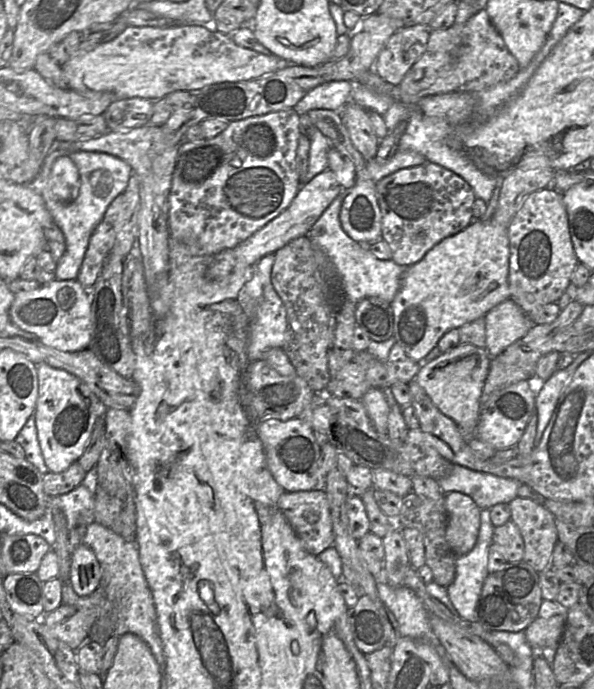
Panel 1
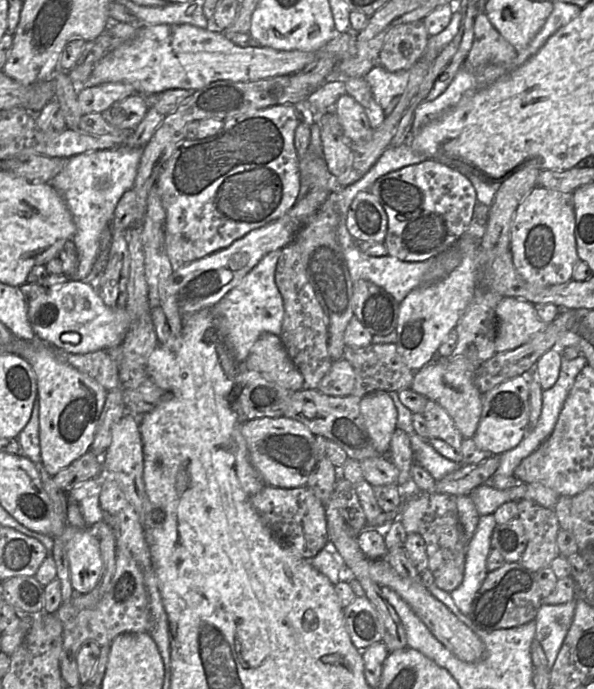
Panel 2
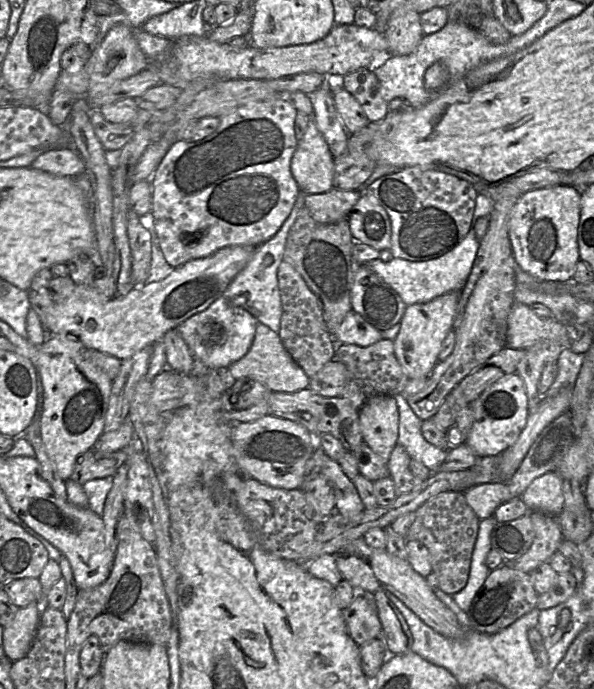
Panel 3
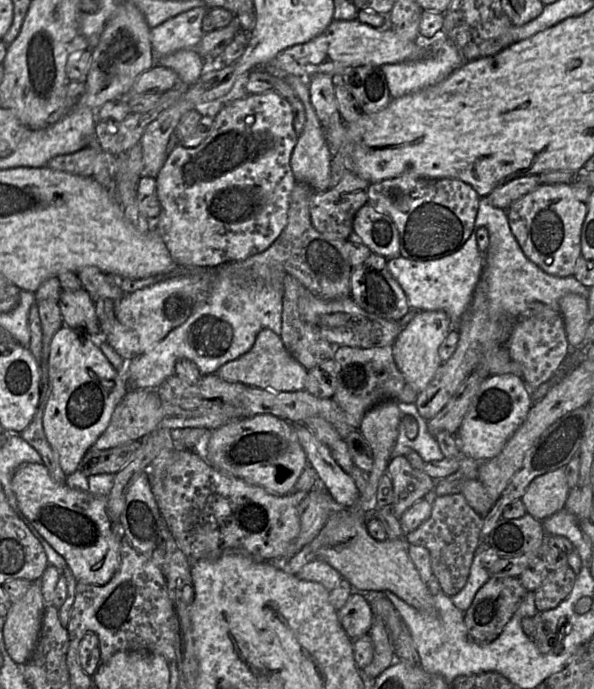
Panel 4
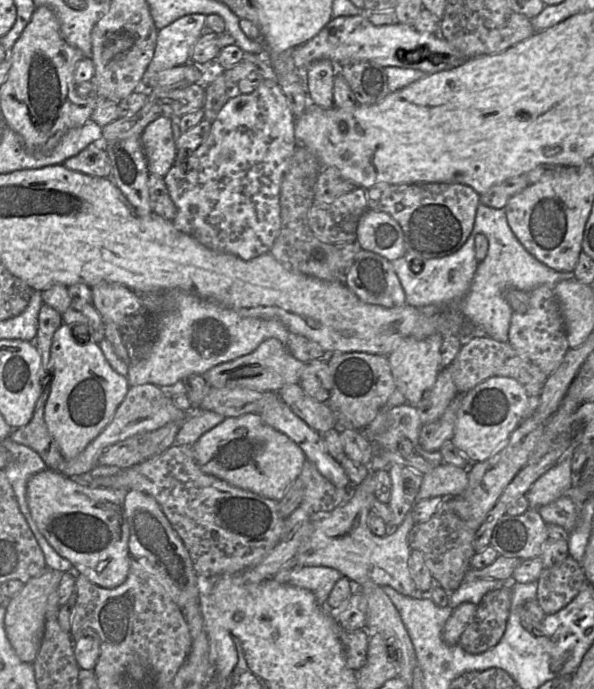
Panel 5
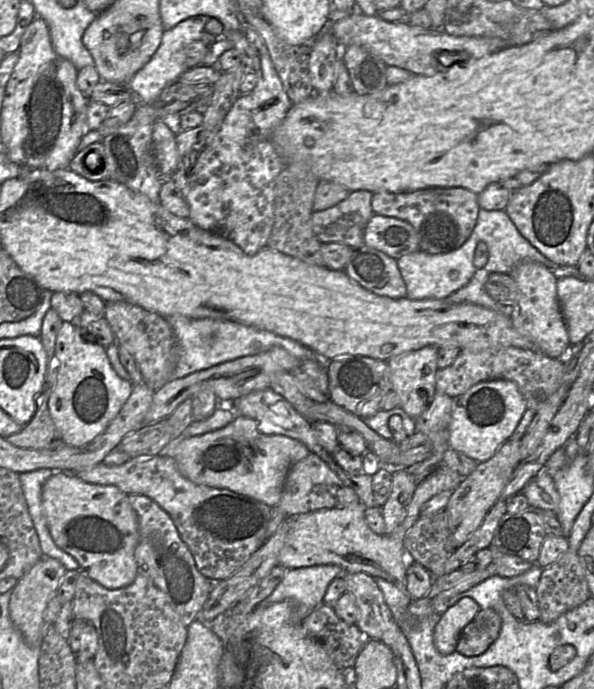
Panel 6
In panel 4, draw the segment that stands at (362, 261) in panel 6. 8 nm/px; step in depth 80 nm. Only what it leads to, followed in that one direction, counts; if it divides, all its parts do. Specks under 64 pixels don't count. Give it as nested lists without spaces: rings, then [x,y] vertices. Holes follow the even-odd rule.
[[[371,254],[350,276],[350,298],[368,313],[390,321],[400,321],[410,310],[407,297],[387,268],[388,260]]]

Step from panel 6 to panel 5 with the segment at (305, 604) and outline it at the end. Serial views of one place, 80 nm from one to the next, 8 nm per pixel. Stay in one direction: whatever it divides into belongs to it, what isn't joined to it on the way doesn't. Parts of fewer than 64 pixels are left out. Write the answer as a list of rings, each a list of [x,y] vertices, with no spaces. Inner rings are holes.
[[[304,566],[295,570],[288,584],[311,591],[318,604],[327,604],[327,598],[342,574],[331,567],[326,566]]]

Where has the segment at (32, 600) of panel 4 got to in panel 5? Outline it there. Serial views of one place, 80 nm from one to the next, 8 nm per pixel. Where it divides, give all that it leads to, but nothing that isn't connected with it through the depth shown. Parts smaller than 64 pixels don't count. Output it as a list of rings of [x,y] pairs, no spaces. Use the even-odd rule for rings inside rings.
[[[47,568],[40,575],[28,580],[21,591],[6,603],[5,631],[15,653],[21,661],[33,663],[42,643],[46,621],[48,596],[60,584],[61,574]]]

